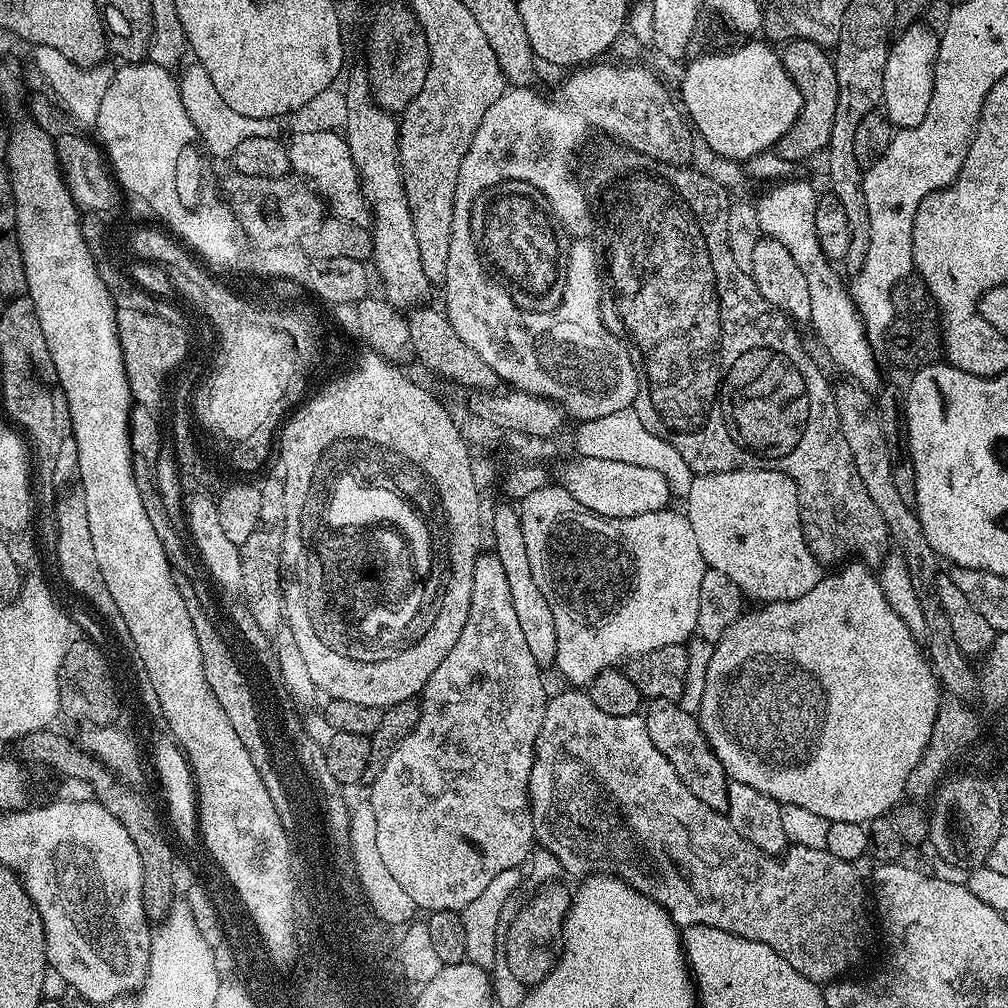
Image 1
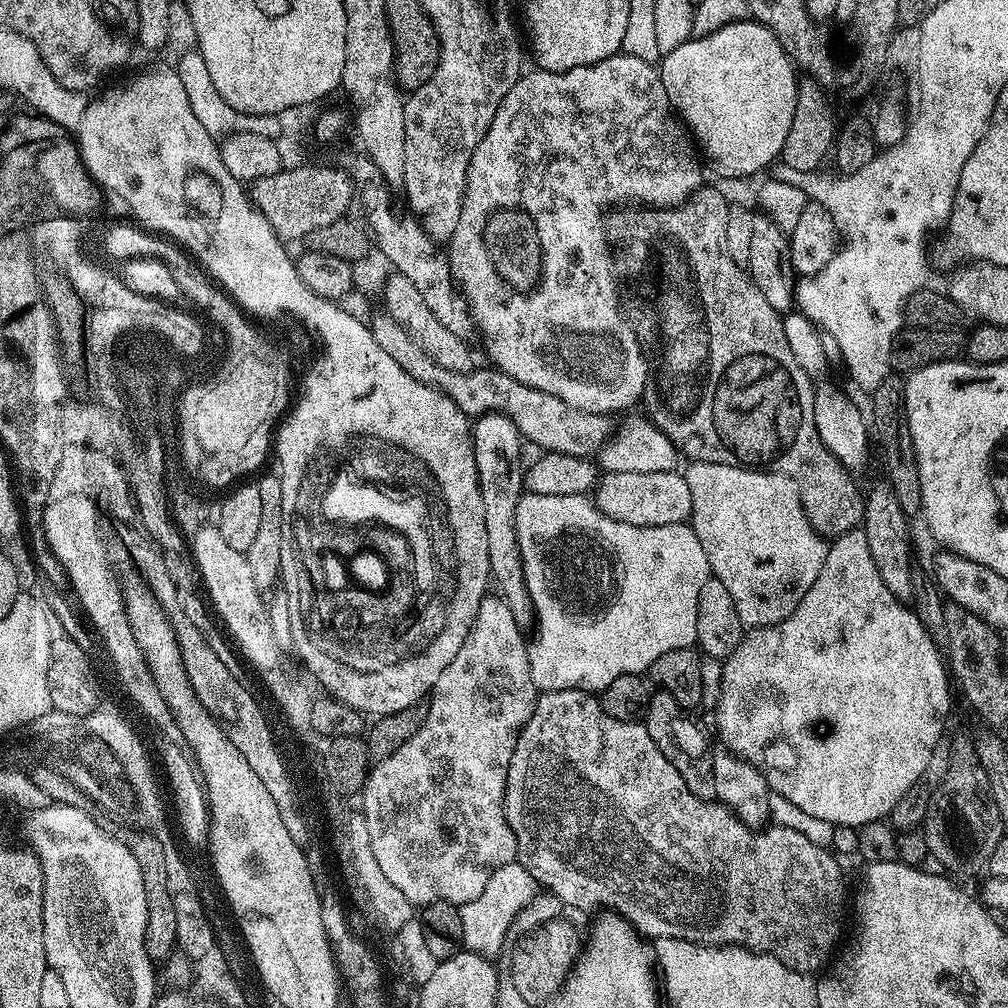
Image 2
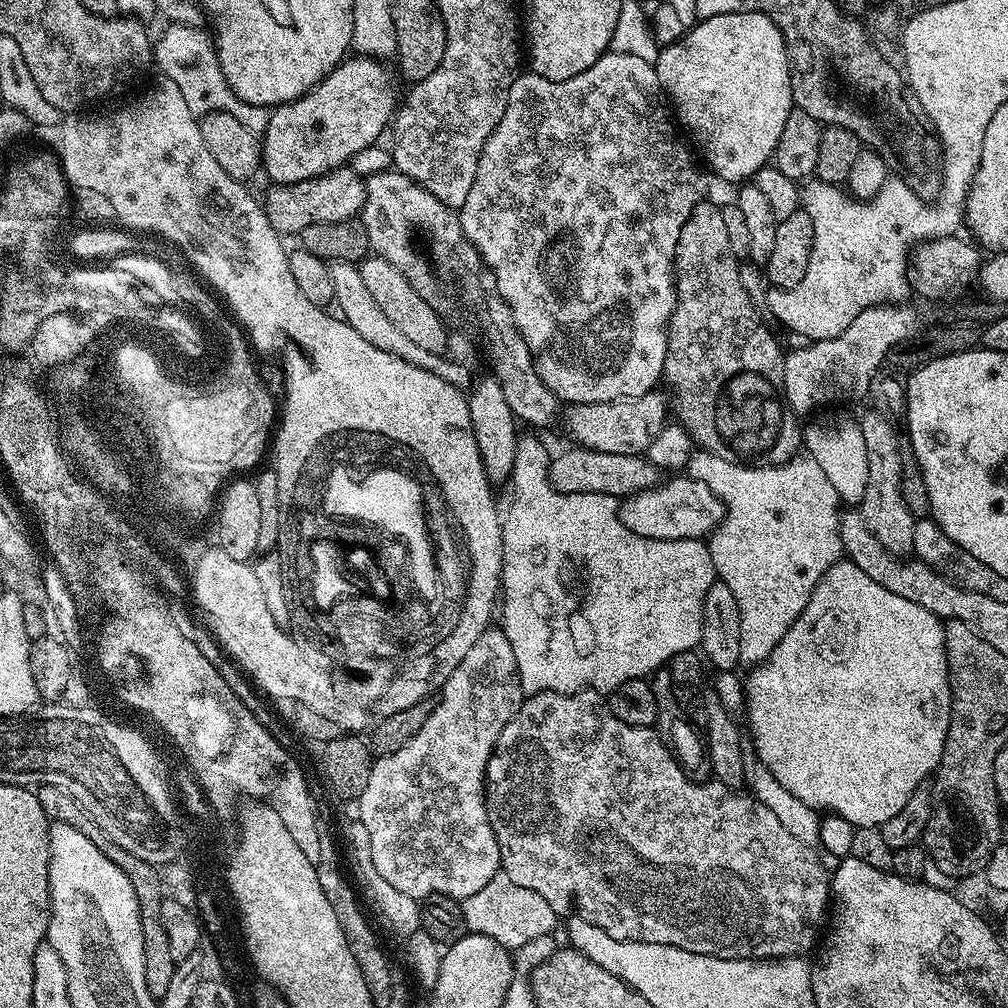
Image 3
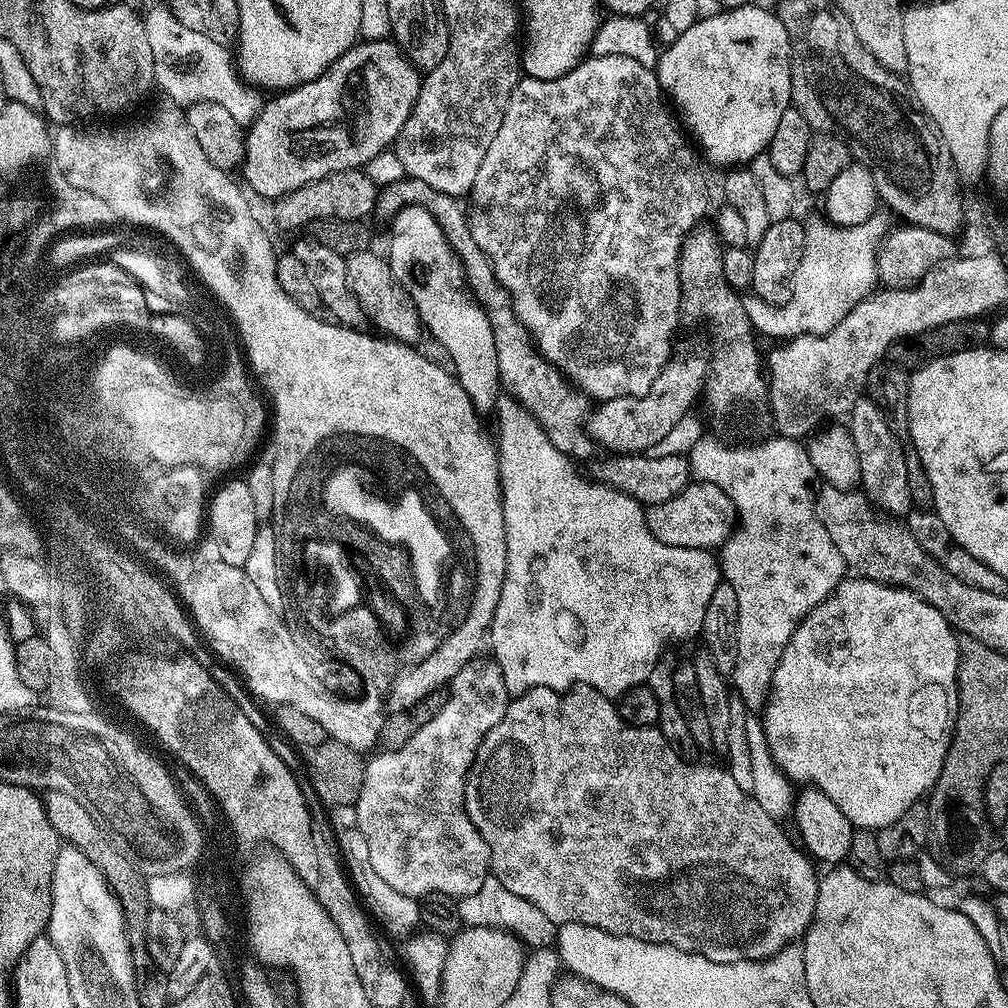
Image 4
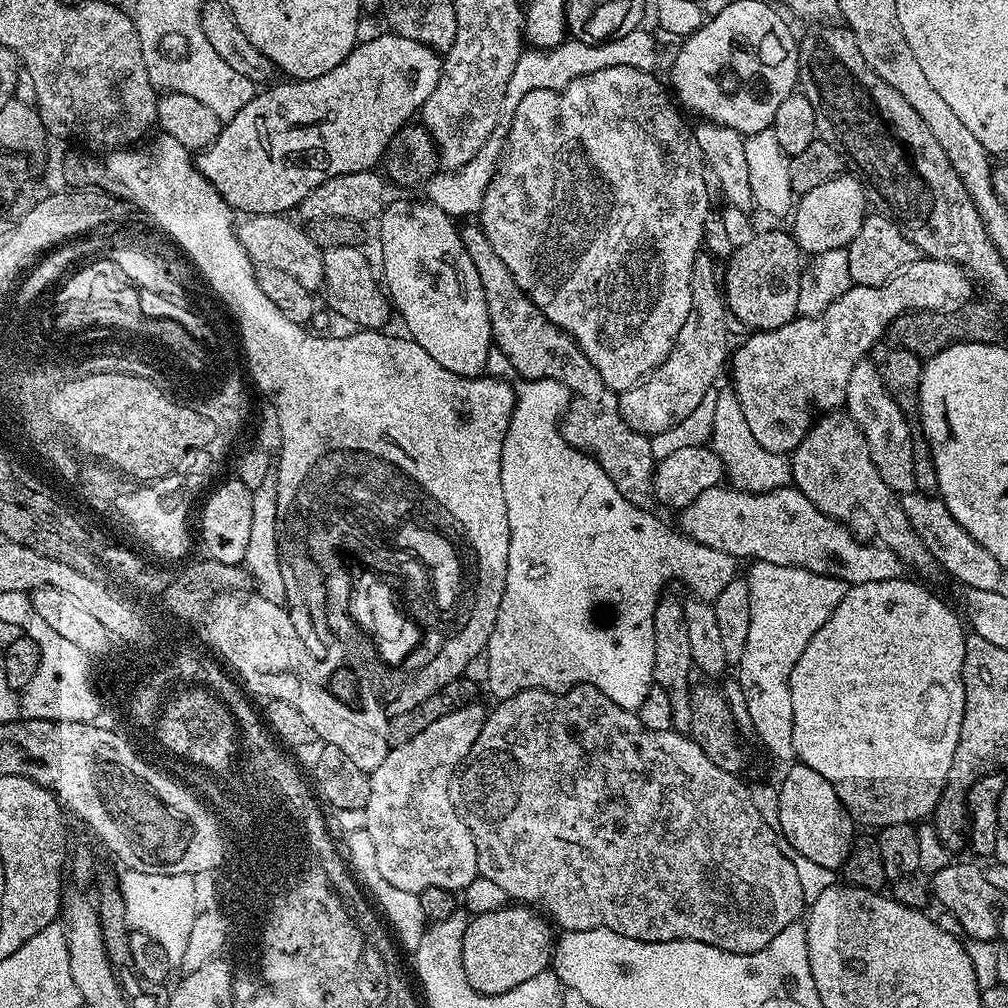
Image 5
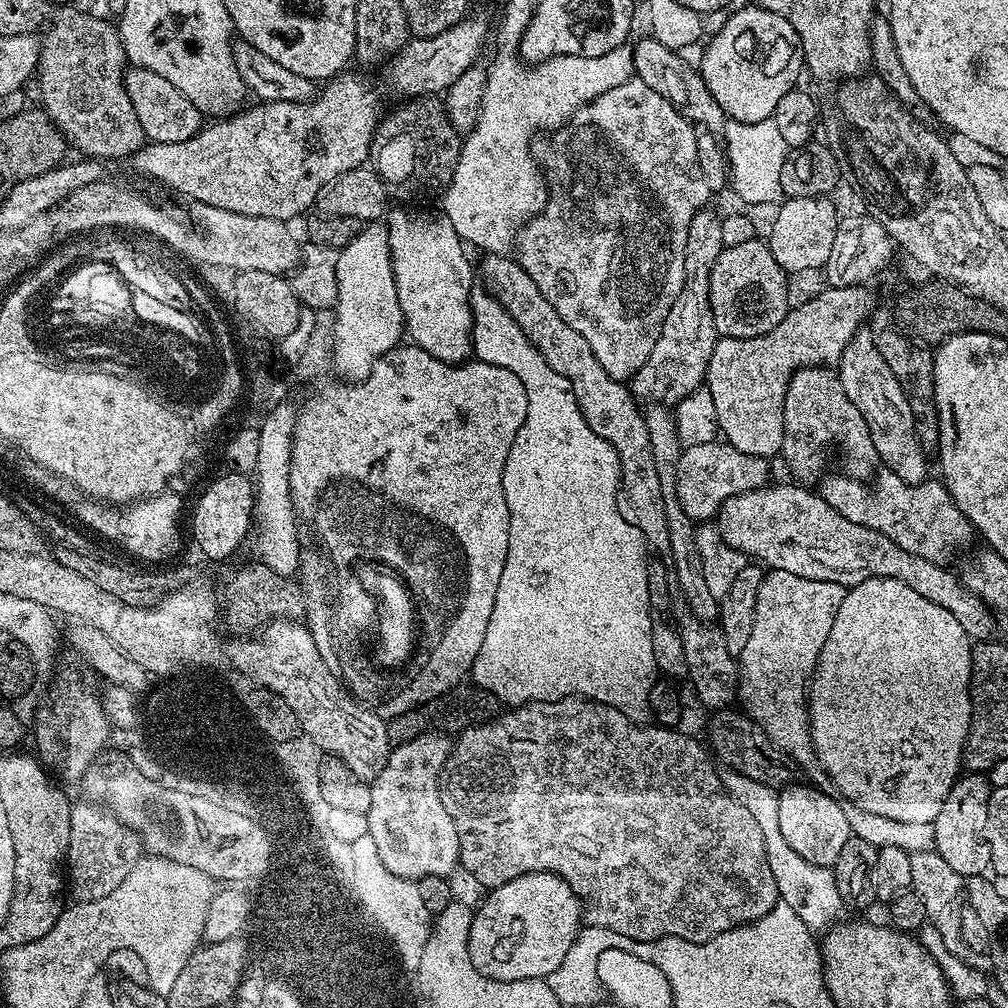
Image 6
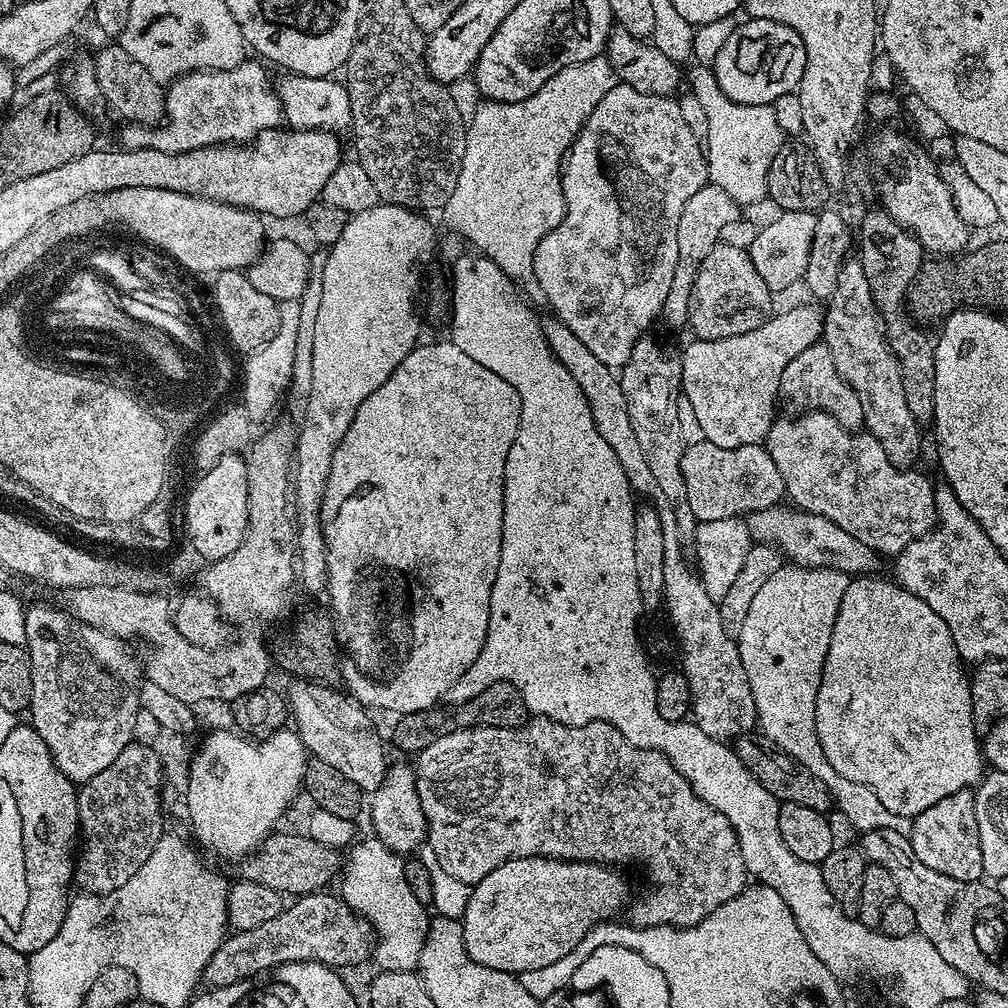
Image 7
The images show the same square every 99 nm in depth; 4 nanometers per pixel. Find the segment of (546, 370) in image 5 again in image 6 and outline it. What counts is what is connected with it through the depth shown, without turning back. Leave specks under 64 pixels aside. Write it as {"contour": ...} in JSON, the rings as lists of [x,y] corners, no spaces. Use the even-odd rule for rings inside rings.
{"contour":[[[488,254],[483,257],[484,261],[478,264],[478,276],[482,281],[482,287],[518,322],[522,334],[534,347],[572,384],[572,392],[576,395],[578,406],[594,434],[598,438],[606,438],[610,446],[618,454],[620,463],[620,488],[622,496],[628,499],[627,511],[631,513],[630,519],[634,526],[644,535],[645,541],[653,549],[668,547],[668,527],[666,526],[666,506],[662,498],[662,482],[658,482],[658,469],[654,466],[654,458],[650,450],[650,434],[646,430],[644,412],[635,396],[632,395],[631,387],[625,381],[610,378],[594,358],[594,350],[590,350],[590,342],[574,330],[574,326],[566,326],[546,302],[542,290],[534,283],[534,278],[522,270],[520,261],[508,254]]]}

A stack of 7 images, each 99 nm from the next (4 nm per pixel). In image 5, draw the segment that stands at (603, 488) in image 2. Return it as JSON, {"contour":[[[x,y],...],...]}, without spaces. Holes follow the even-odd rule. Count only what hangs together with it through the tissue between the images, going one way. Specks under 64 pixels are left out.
{"contour":[[[717,486],[710,490],[702,490],[690,506],[679,509],[680,524],[678,528],[683,535],[694,542],[702,542],[702,546],[710,546],[714,550],[722,550],[722,554],[730,554],[737,558],[749,556],[749,561],[774,562],[780,566],[794,565],[795,568],[809,568],[812,572],[821,572],[824,576],[837,576],[845,584],[865,584],[866,582],[886,582],[898,580],[905,575],[906,565],[894,554],[894,550],[885,548],[875,542],[865,542],[845,524],[832,520],[822,510],[810,502],[810,498],[798,491],[794,486],[778,488],[774,492],[742,492],[735,486]]]}

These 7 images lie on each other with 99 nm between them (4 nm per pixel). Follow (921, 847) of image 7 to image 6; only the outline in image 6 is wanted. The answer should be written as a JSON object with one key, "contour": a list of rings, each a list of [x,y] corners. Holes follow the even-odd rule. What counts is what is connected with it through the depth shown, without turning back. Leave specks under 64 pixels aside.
{"contour":[[[968,772],[957,779],[956,784],[946,794],[938,818],[932,821],[936,846],[934,851],[958,874],[984,876],[992,867],[990,842],[988,841],[988,803],[993,785],[988,784],[989,777],[978,772]]]}

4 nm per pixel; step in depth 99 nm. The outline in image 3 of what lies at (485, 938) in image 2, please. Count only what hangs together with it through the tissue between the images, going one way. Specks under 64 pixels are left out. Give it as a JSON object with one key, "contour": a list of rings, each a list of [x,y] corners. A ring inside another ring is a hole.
{"contour":[[[496,872],[494,878],[482,886],[477,894],[472,894],[460,902],[465,929],[493,938],[503,948],[523,949],[526,942],[534,938],[551,935],[556,929],[558,917],[546,898],[540,897],[534,890],[515,885],[504,872]]]}

